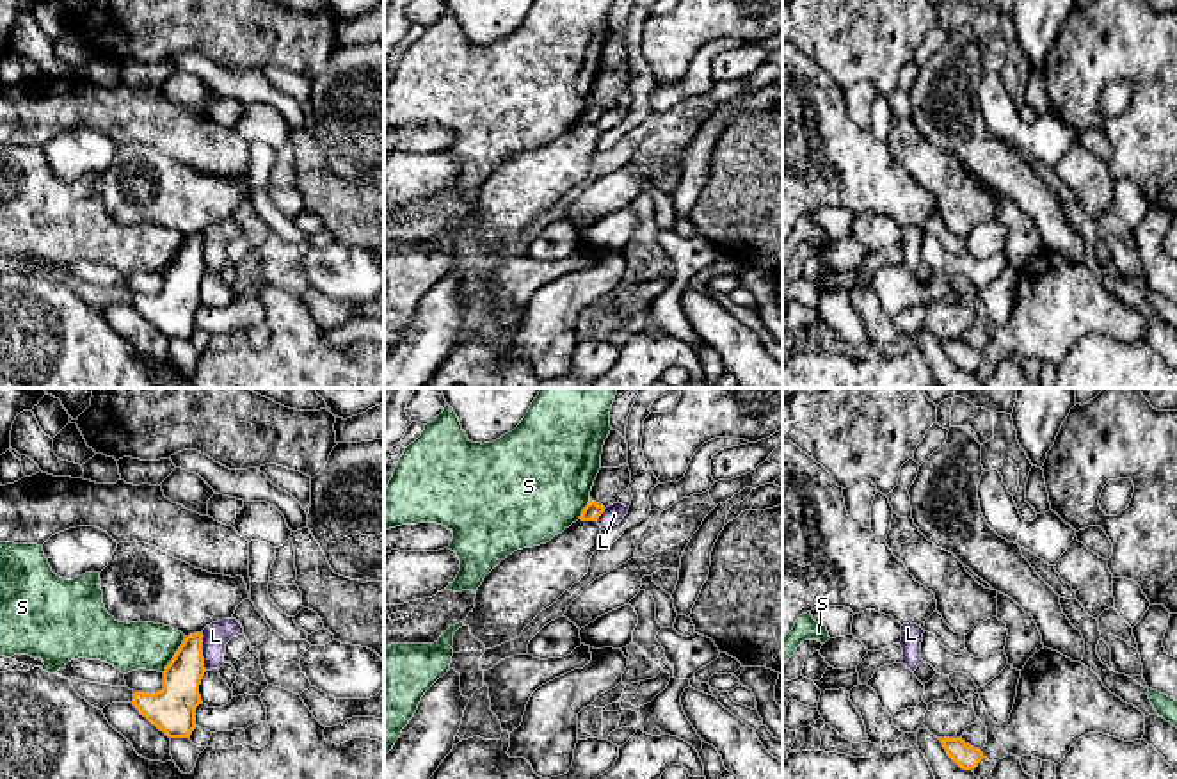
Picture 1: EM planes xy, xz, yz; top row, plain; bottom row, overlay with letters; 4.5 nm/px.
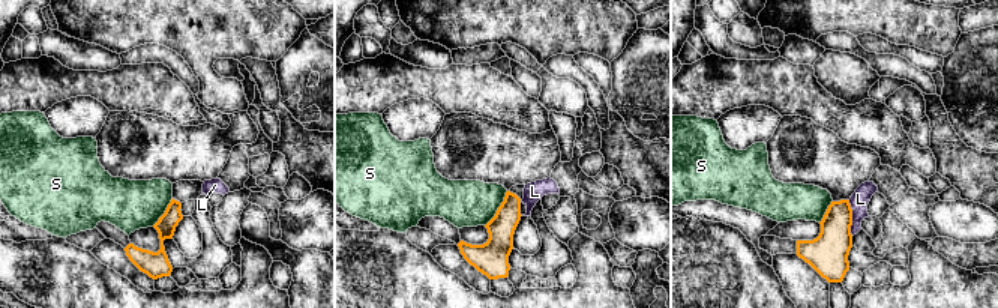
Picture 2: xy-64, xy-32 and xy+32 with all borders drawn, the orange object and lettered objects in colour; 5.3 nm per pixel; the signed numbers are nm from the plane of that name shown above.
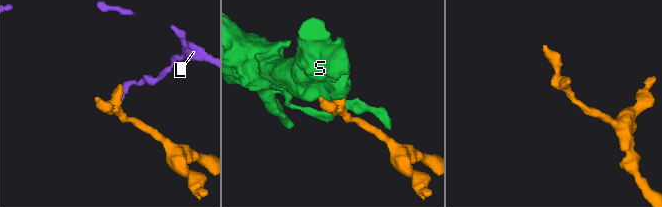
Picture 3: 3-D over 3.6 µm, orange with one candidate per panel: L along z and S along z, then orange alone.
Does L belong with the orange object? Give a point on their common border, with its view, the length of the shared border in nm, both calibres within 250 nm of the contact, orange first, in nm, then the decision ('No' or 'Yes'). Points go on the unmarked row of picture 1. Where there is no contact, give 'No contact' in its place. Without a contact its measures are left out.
Touches orange at xy (201, 253). Shared border 170 nm. Thickness 180 nm (orange) against 120 nm. No

